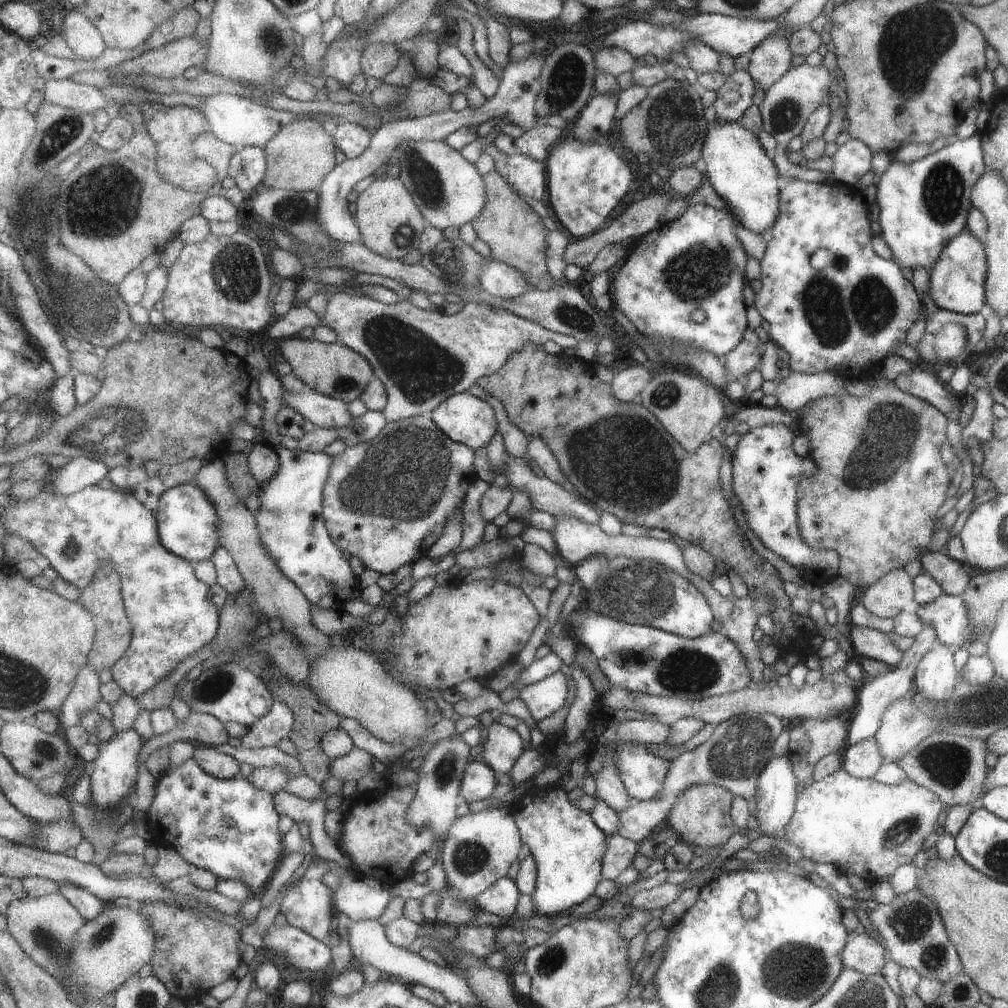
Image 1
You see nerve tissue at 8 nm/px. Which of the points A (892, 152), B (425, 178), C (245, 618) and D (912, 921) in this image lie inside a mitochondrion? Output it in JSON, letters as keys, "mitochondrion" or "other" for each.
{"A":"other","B":"mitochondrion","C":"mitochondrion","D":"mitochondrion"}

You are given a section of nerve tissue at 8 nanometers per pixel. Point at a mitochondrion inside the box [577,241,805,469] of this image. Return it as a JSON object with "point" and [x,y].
{"point":[664,397]}

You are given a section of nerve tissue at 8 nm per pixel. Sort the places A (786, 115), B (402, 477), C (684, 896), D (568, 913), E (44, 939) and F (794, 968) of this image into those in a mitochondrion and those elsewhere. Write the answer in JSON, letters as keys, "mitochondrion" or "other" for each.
{"A":"mitochondrion","B":"mitochondrion","C":"other","D":"other","E":"mitochondrion","F":"mitochondrion"}

